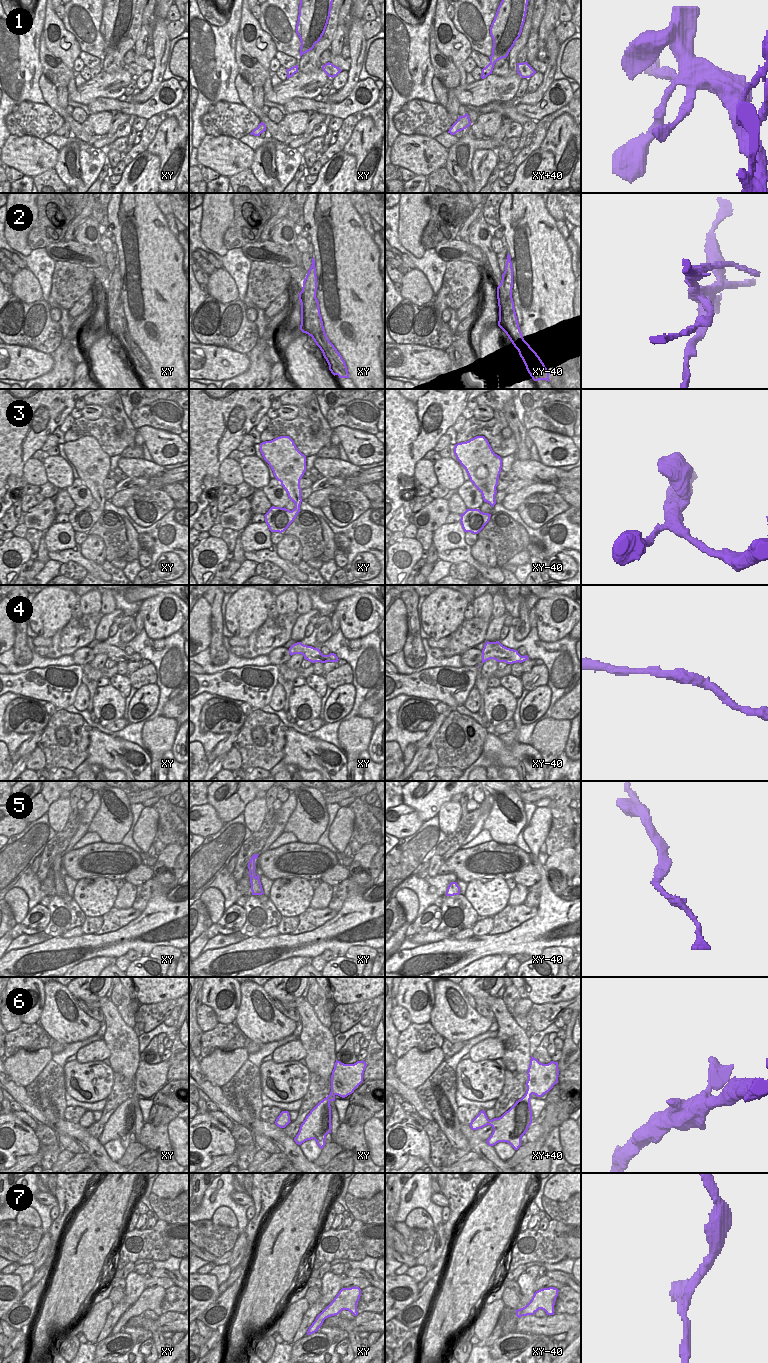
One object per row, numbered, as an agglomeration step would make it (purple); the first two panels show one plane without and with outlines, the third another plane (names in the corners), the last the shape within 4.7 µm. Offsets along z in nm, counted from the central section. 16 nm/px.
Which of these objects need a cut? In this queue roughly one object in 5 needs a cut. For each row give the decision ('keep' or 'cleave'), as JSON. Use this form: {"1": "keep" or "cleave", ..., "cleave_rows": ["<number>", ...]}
{"1": "keep", "2": "cleave", "3": "keep", "4": "keep", "5": "keep", "6": "keep", "7": "keep", "cleave_rows": ["2"]}

